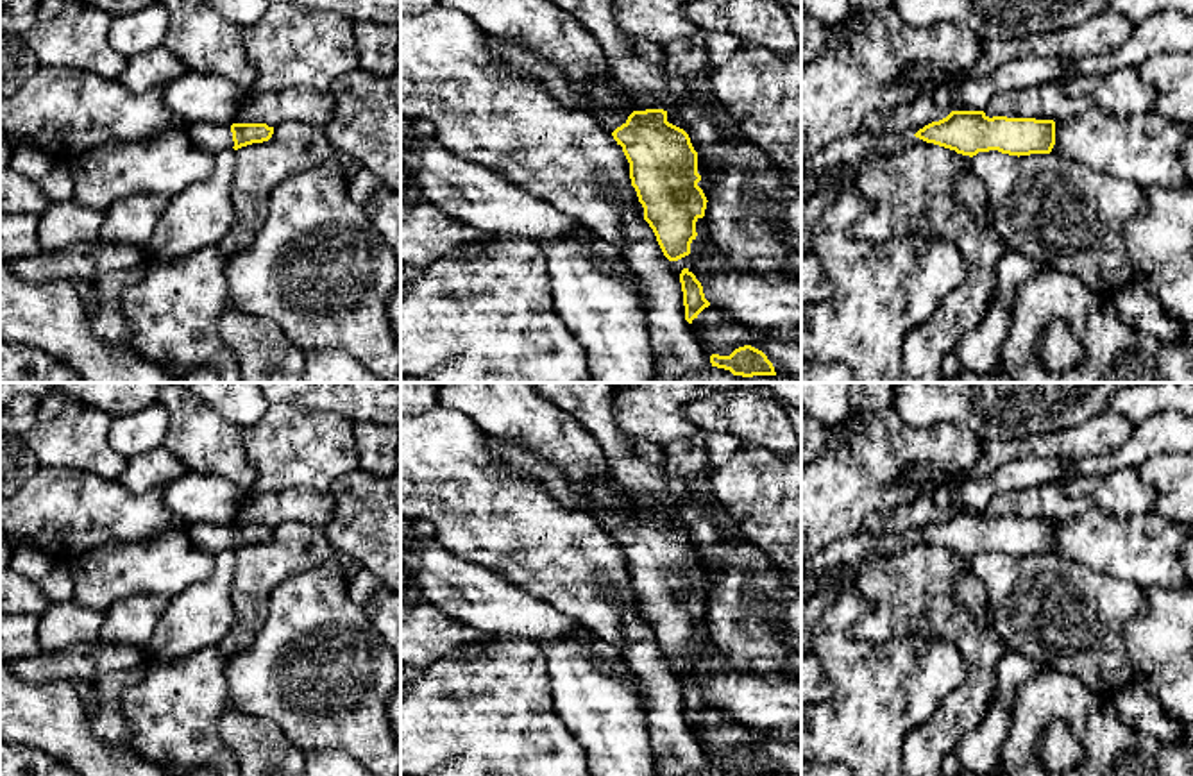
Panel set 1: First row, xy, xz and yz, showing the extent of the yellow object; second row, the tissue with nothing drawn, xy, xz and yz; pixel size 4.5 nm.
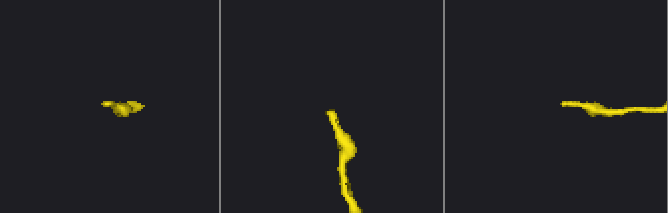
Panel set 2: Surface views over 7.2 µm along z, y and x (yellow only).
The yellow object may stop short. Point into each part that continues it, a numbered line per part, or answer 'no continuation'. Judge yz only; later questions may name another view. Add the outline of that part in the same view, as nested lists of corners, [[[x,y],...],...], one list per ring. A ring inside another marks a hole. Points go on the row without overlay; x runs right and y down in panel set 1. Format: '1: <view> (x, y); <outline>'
no continuation

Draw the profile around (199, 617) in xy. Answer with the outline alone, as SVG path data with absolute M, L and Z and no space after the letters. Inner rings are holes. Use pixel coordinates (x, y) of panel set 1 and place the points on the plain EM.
M234 549L215 554L215 570L206 583L170 597L168 613L154 631L145 662L136 671L109 672L93 685L98 710L88 717L88 724L97 740L116 746L131 744L131 726L120 708L120 697L127 687L145 678L152 662L220 644L234 622L231 599L234 567Z

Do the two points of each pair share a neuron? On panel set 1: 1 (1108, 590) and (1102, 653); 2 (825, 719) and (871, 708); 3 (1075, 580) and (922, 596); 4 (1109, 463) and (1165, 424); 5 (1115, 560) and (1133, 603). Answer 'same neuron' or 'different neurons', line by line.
1: same neuron
2: same neuron
3: different neurons
4: same neuron
5: different neurons

